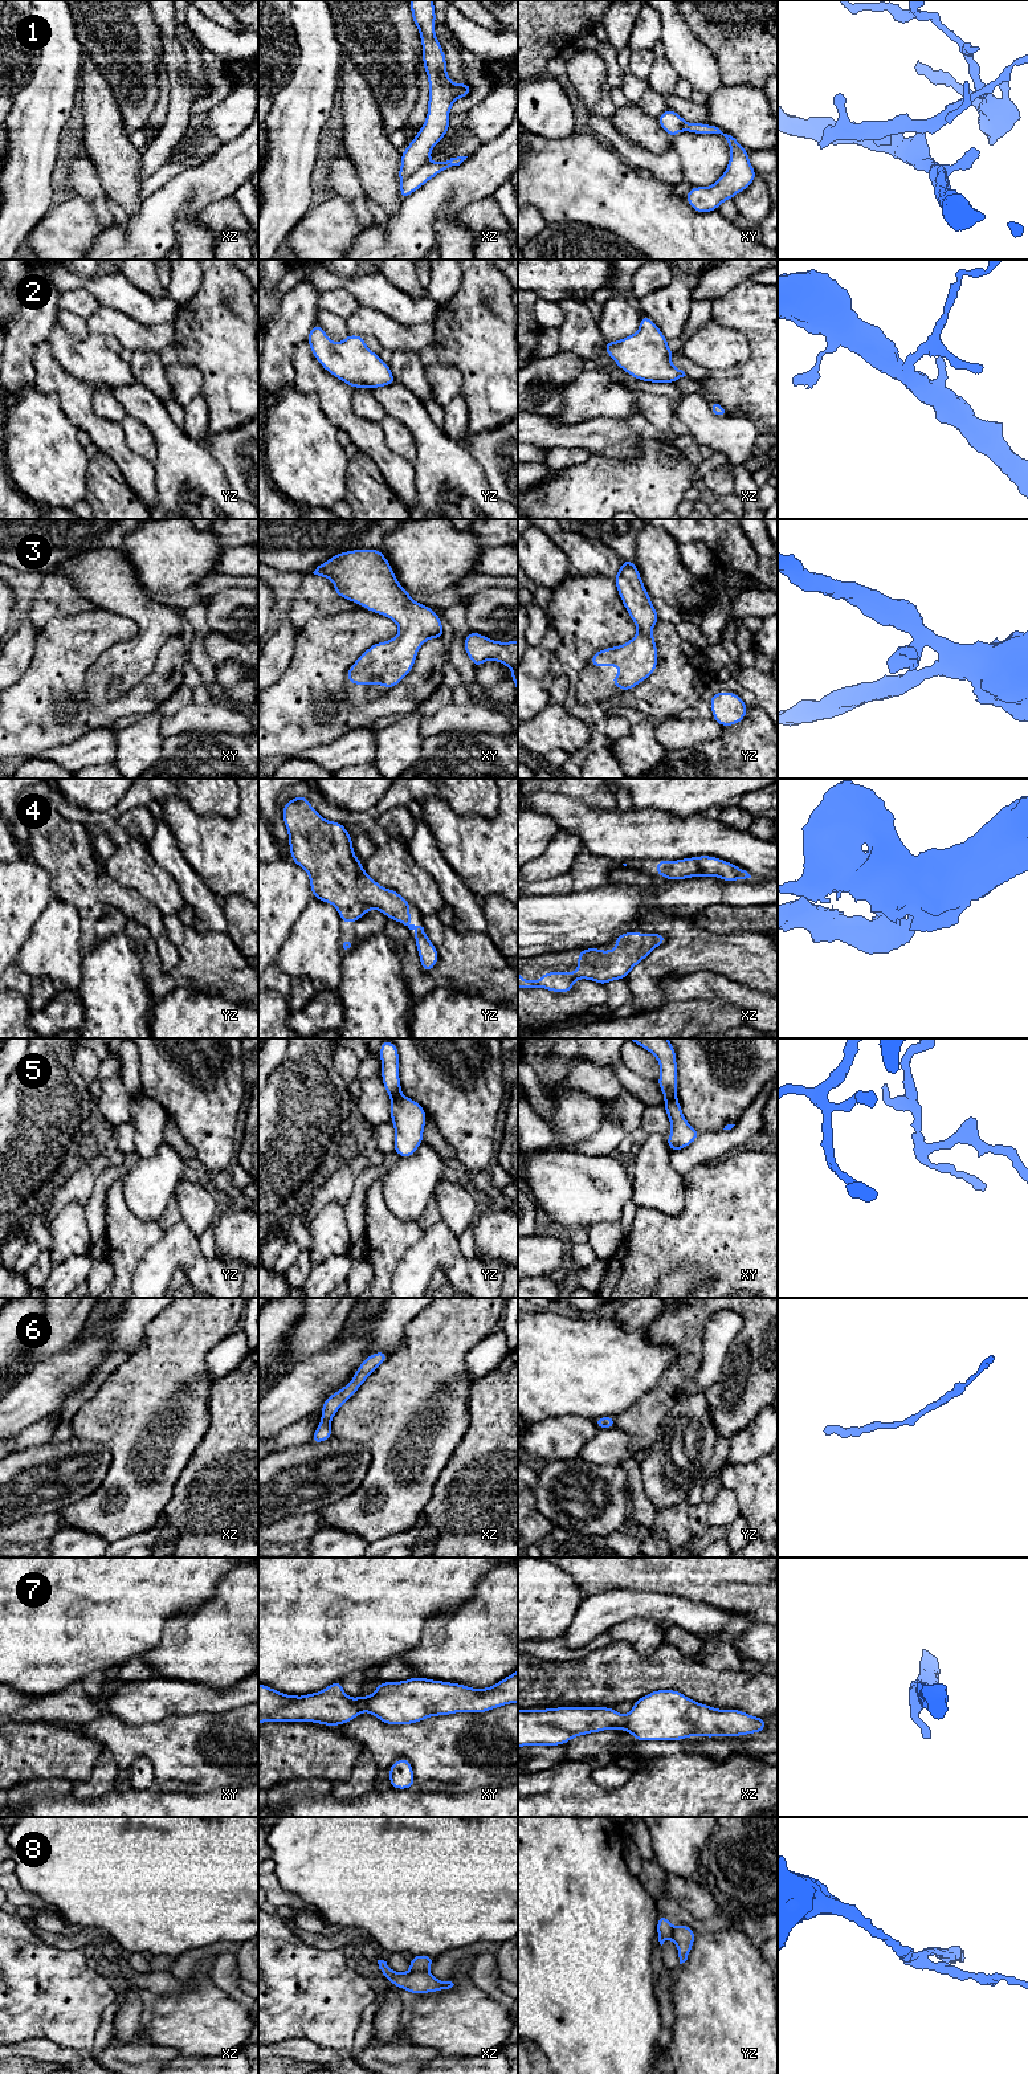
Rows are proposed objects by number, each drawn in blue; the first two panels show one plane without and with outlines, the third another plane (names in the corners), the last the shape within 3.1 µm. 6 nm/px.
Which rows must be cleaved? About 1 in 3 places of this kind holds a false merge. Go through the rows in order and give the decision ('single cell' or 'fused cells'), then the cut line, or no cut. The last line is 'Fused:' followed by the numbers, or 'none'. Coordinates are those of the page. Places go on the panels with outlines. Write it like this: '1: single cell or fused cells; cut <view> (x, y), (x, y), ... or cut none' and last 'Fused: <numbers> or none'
1: fused cells; cut xz (428, 160), (403, 182)
2: single cell; cut none
3: single cell; cut none
4: single cell; cut none
5: fused cells; cut xy (676, 1095), (665, 1099)
6: single cell; cut none
7: single cell; cut none
8: fused cells; cut xz (411, 1970), (427, 1972)
Fused: 1, 5, 8

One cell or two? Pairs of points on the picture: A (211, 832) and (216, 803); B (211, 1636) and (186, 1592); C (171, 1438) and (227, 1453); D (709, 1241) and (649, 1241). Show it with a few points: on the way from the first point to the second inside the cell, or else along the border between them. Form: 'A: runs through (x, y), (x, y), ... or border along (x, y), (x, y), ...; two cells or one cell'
A: border along (240, 796), (233, 816), (199, 815), (184, 801); two cells
B: border along (217, 1585), (213, 1595), (202, 1605), (168, 1621); two cells
C: border along (209, 1416), (209, 1427), (182, 1472); two cells
D: runs through (694, 1241), (664, 1241); one cell

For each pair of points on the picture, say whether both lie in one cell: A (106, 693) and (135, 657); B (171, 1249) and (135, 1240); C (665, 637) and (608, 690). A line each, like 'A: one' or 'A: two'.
A: one
B: two
C: two

